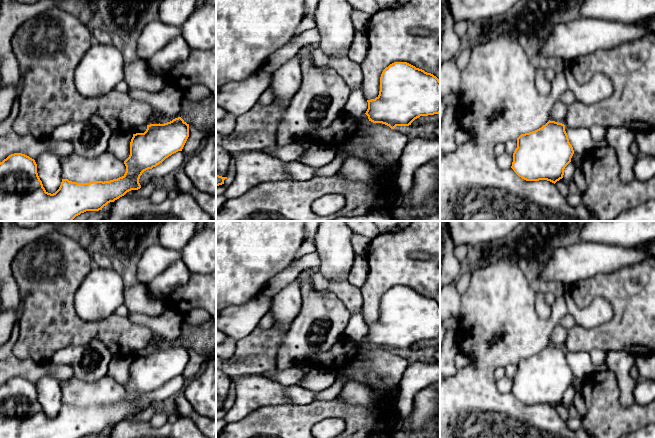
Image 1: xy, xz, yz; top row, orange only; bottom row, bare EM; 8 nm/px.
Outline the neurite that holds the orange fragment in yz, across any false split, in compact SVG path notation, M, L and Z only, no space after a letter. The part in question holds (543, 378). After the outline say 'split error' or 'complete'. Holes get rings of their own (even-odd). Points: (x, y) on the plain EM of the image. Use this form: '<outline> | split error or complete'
M549 344L541 352L521 358L517 362L511 392L526 405L547 404L555 408L563 402L564 393L571 386L573 378L574 374L565 355L565 349Z | complete

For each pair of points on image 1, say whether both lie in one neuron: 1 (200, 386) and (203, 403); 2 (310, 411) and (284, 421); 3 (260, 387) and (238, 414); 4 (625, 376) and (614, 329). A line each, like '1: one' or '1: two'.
1: one
2: one
3: one
4: two

